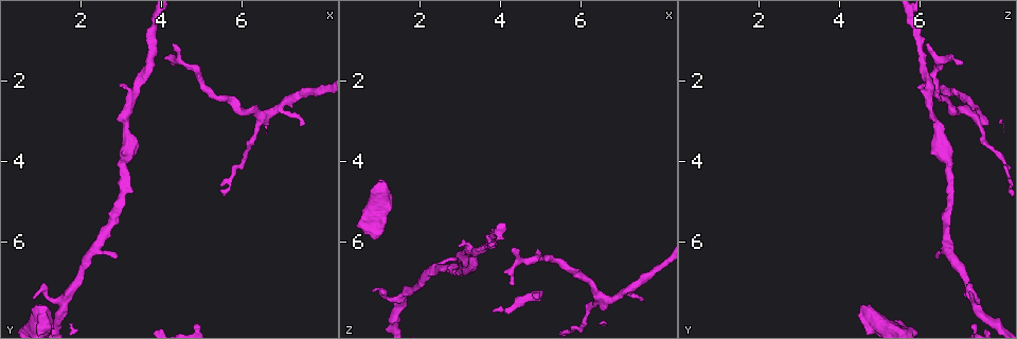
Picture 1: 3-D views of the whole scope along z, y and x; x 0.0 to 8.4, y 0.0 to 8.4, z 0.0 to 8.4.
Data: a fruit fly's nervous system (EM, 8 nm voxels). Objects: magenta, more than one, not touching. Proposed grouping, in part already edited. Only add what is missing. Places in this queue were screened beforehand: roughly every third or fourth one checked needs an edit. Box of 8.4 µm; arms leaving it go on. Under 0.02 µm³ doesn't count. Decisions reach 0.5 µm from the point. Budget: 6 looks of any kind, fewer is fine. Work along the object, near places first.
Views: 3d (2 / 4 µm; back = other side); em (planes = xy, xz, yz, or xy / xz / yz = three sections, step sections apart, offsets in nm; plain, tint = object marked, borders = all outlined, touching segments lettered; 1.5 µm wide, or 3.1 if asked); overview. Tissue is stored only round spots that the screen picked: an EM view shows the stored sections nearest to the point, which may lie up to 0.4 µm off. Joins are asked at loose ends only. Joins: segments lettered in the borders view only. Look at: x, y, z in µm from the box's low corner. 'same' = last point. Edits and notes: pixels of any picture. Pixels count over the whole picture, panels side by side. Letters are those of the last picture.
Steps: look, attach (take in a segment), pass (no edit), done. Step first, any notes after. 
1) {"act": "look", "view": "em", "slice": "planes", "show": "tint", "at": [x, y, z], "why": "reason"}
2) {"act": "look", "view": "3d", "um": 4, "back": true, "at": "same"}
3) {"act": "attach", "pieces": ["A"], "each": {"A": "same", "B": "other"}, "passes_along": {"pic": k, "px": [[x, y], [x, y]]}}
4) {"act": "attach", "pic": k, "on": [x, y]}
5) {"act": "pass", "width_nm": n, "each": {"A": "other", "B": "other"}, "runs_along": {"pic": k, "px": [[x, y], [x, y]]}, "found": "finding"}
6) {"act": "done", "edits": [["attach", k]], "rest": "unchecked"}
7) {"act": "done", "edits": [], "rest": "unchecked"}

{"act": "look", "view": "em", "slice": "planes", "show": "tint", "at": [0.85, 7.45, 7.20], "why": "tapers out"}

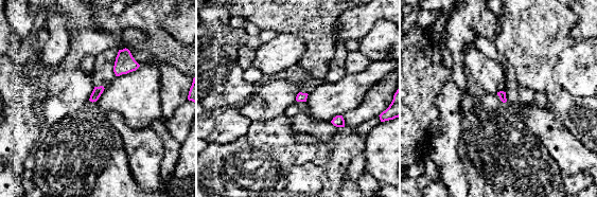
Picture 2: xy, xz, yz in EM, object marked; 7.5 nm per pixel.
{"act": "look", "view": "em", "slice": "planes", "show": "borders", "at": "same"}

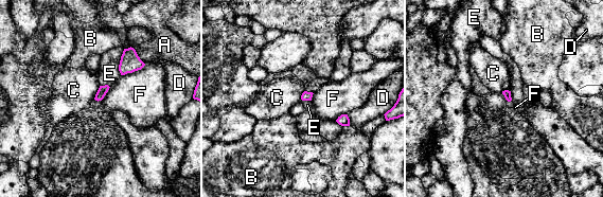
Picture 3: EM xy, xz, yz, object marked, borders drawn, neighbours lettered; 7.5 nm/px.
{"act": "pass", "each": {"A": "other", "B": "other", "C": "other", "D": "other", "E": "other", "F": "other"}, "border": {"pic": 3, "px": [[145, 64], [140, 69], [121, 75]]}, "found": "no lettered segment goes on from it"}

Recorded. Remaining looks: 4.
{"act": "look", "view": "3d", "um": 2, "back": true, "at": [1.05, 7.55, 4.55], "why": "an open end"}

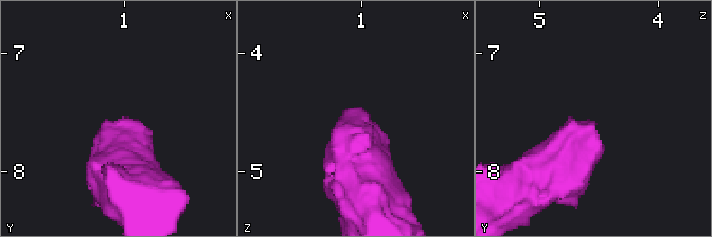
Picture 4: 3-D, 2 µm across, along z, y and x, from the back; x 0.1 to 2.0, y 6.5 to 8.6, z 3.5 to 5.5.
{"act": "look", "view": "em", "slice": "planes", "show": "borders", "at": [1.02, 7.56, 4.54], "why": "need the tissue"}

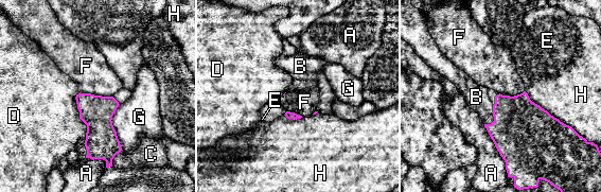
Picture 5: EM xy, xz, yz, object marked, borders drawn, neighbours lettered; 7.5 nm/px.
{"act": "attach", "pieces": ["B"], "longest_contact_nm": ["H", 400], "each": {"A": "other", "B": "same", "C": "other", "D": "other", "E": "other", "F": "other", "G": "other", "H": "other"}, "passes_along": {"pic": 5, "px": [[520, 127], [493, 109], [476, 97]]}, "found": "the neuron continues"}

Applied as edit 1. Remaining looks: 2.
{"act": "look", "view": "em", "slice": "planes", "show": "plain", "at": [2.90, 6.40, 6.45], "why": "free end"}

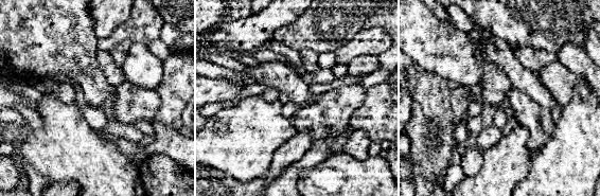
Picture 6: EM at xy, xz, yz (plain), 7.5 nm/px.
{"act": "look", "view": "em", "slice": "planes", "show": "borders", "at": "same"}

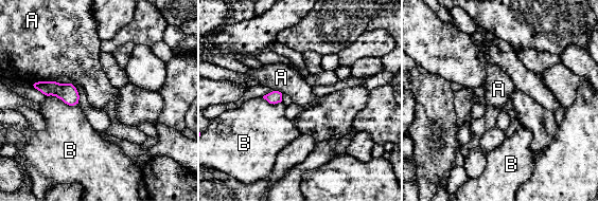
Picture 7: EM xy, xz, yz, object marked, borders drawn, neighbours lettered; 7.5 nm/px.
{"act": "pass", "each": {"A": "other", "B": "other"}, "found": "no lettered segment goes on from it"}

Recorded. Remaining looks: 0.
{"act": "done", "edits": [["attach", 5]], "rest": "unchecked"}

